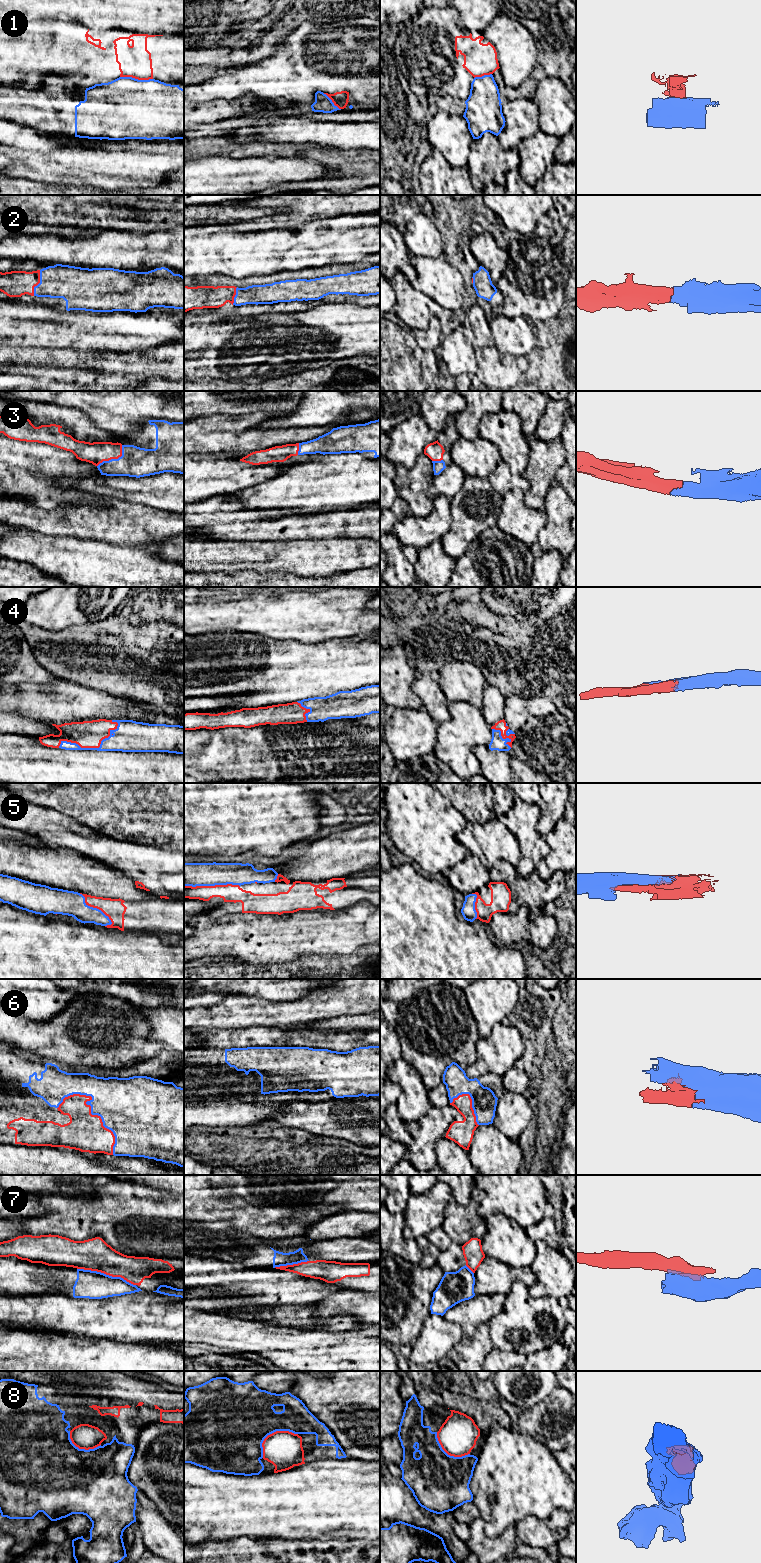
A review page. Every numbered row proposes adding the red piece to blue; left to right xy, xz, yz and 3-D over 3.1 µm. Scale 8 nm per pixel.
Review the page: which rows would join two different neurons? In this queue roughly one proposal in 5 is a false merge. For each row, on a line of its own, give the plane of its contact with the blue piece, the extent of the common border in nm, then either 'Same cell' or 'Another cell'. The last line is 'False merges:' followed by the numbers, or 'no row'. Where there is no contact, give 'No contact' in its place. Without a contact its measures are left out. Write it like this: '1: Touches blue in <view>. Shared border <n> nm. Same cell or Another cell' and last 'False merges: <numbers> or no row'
1: Touches blue in xy. Shared border 260 nm. Another cell
2: Touches blue in xy. Shared border 220 nm. Same cell
3: Touches blue in xy. Shared border 260 nm. Same cell
4: Touches blue in xy. Shared border 500 nm. Same cell
5: Touches blue in xz. Shared border 440 nm. Same cell
6: Touches blue in xy. Shared border 600 nm. Same cell
7: Touches blue in xy. Shared border 500 nm. Another cell
8: Touches blue in xz. Shared border 340 nm. Same cell
False merges: 1, 7

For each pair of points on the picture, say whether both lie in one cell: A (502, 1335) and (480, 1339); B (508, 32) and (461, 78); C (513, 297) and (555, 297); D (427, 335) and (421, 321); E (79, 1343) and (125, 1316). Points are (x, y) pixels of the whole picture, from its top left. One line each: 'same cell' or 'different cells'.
A: different cells
B: different cells
C: same cell
D: different cells
E: different cells

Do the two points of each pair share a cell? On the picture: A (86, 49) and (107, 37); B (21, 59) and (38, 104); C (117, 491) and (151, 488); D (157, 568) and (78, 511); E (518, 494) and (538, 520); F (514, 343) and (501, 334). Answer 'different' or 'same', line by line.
A: same
B: different
C: same
D: different
E: same
F: same

